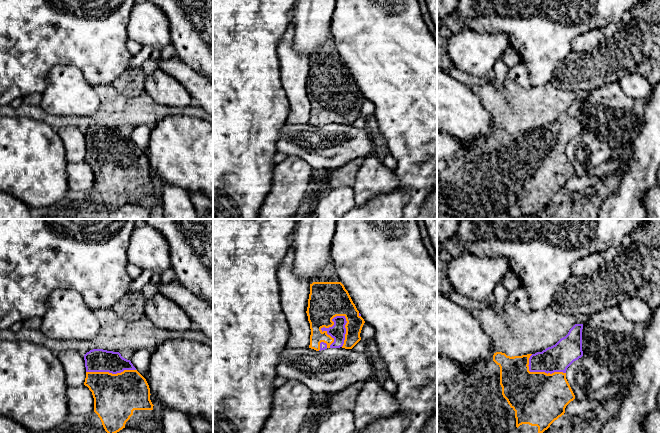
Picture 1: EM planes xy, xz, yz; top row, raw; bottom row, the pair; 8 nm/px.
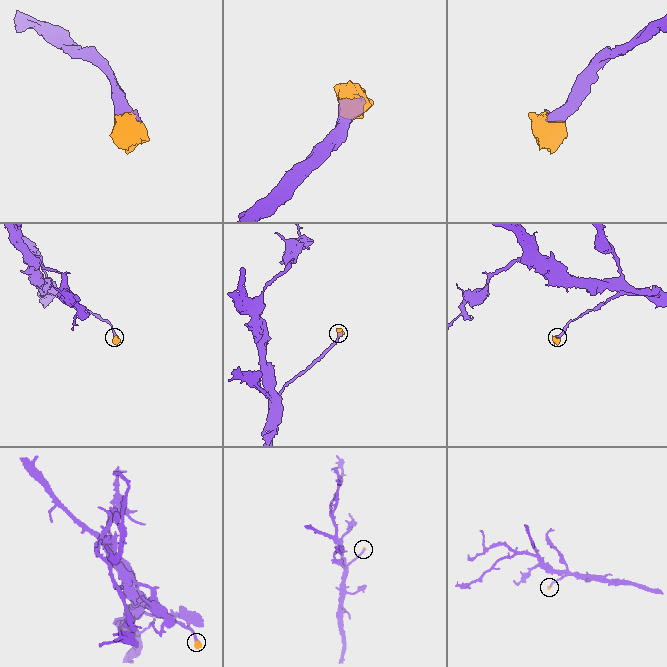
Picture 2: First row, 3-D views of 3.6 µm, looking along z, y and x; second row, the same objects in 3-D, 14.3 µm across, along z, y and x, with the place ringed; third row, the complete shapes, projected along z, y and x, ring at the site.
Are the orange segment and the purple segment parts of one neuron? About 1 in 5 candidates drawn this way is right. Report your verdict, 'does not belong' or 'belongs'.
belongs

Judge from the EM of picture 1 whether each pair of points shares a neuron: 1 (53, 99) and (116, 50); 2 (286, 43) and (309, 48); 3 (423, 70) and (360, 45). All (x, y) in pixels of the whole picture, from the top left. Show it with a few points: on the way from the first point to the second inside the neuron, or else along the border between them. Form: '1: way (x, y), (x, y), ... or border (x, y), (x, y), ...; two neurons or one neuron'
1: border (62, 65), (75, 66), (93, 87); two neurons
2: border (291, 22), (294, 28), (293, 46), (310, 59); two neurons
3: way (407, 67), (403, 67), (381, 45), (376, 45); one neuron

